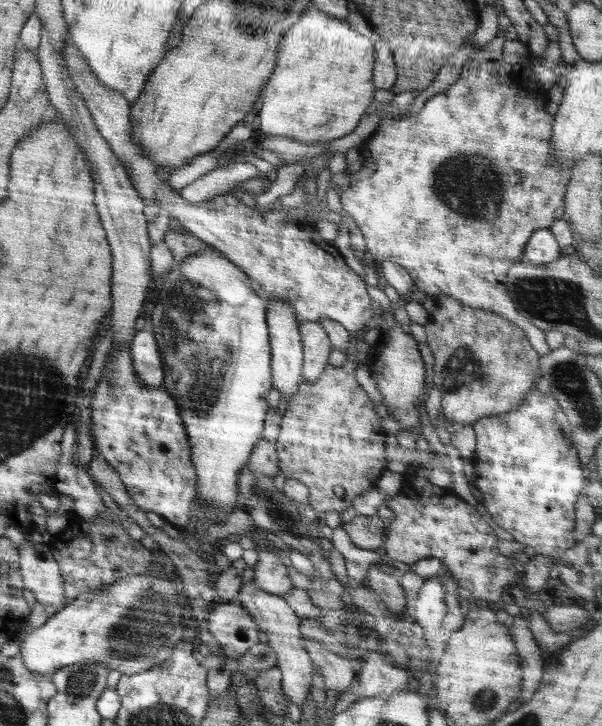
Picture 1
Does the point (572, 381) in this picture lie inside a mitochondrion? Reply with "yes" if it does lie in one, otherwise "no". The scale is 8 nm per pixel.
yes

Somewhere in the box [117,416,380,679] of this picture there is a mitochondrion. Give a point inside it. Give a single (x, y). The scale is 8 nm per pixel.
(278, 513)

